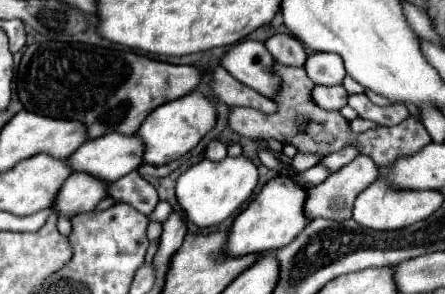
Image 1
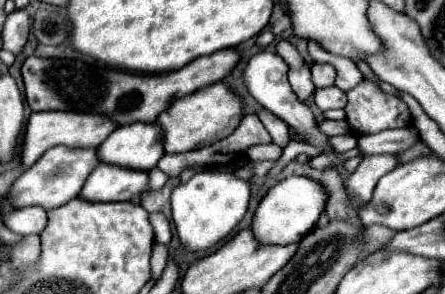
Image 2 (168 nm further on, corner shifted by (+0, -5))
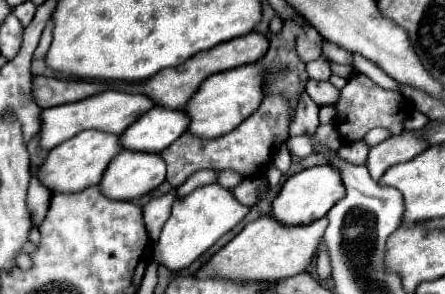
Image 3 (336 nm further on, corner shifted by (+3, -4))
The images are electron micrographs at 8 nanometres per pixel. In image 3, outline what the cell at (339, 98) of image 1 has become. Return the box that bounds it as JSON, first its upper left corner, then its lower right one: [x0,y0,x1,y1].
[305,80,339,104]

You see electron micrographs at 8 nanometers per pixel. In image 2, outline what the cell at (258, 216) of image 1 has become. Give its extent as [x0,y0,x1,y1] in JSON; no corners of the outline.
[252,177,326,245]

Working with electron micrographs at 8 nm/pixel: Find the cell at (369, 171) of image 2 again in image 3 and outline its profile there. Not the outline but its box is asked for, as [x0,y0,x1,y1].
[367,130,429,180]

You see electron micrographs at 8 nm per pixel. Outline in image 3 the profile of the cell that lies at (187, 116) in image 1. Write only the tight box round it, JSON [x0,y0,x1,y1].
[185,64,265,138]

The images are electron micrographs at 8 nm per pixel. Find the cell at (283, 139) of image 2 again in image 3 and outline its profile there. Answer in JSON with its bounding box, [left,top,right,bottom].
[273,142,291,174]

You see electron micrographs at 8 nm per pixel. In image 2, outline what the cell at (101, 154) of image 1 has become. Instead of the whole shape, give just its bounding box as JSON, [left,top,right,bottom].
[96,123,164,171]

